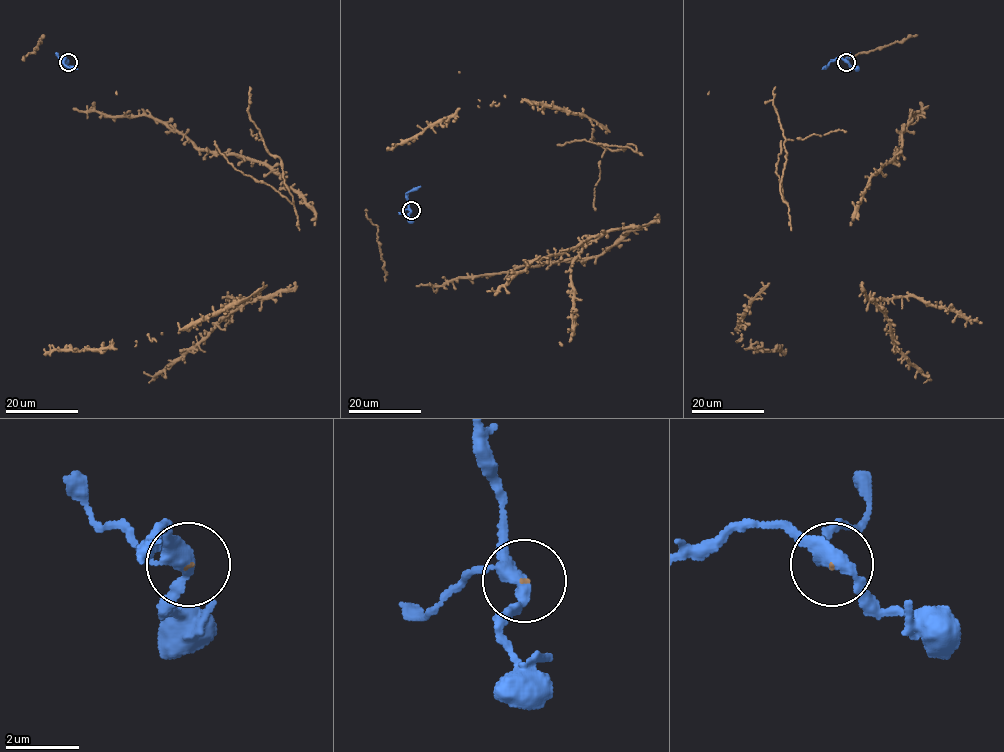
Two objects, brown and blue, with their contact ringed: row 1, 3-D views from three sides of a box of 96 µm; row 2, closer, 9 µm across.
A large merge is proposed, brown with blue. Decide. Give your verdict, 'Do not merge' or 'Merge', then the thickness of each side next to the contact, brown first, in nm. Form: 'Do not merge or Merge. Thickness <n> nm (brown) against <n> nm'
Merge. Thickness 30 nm (brown) against 320 nm

